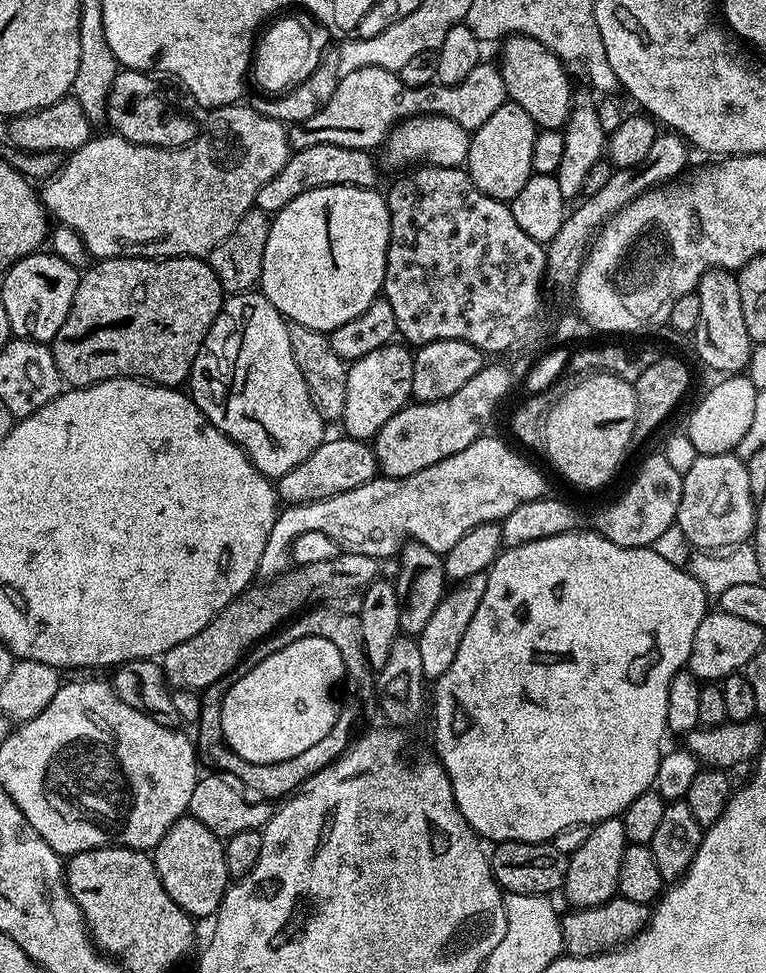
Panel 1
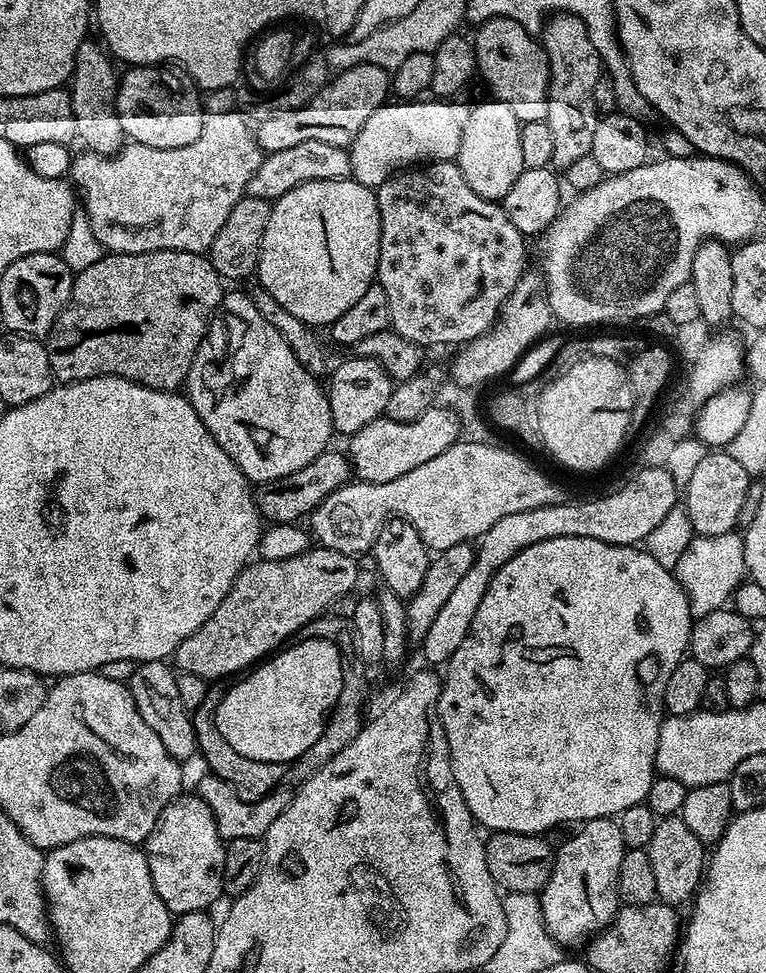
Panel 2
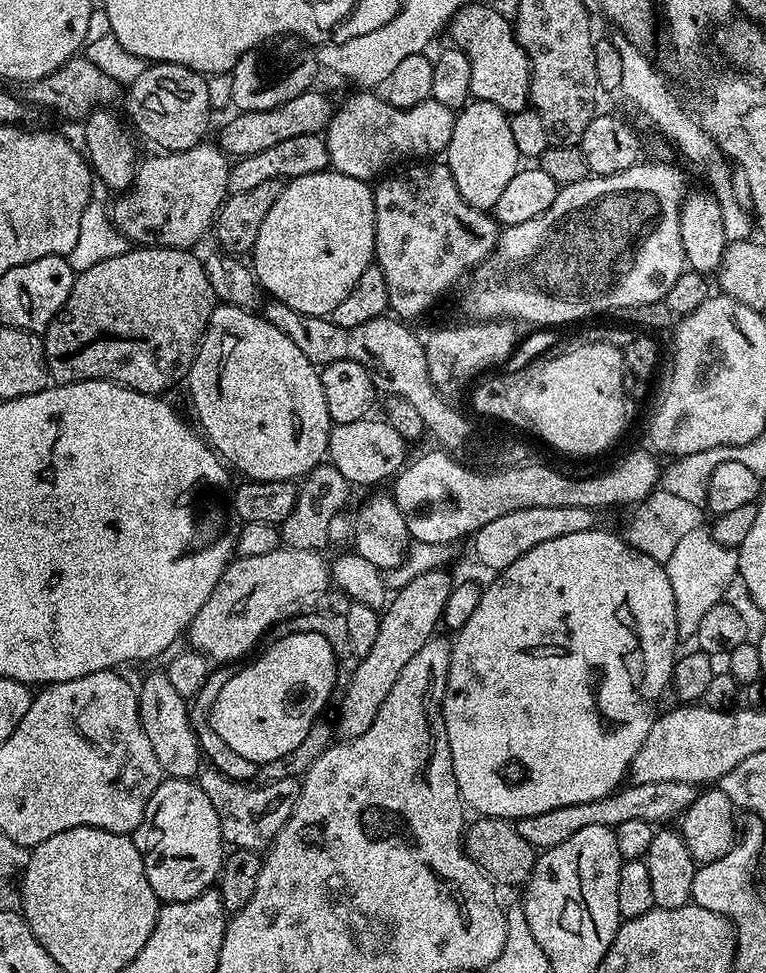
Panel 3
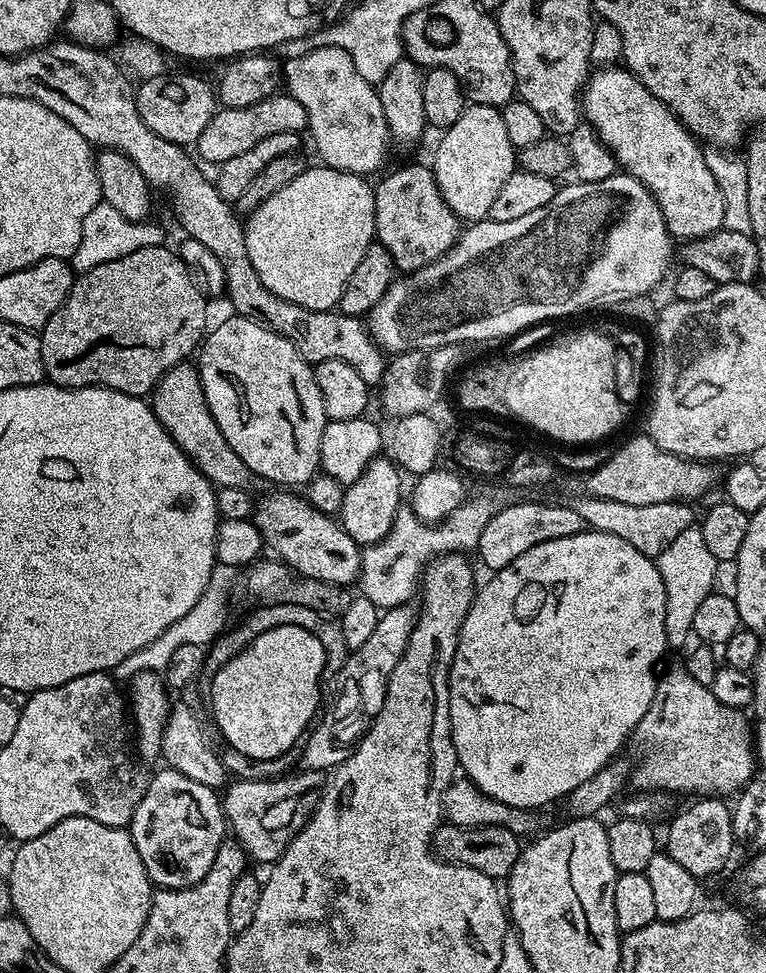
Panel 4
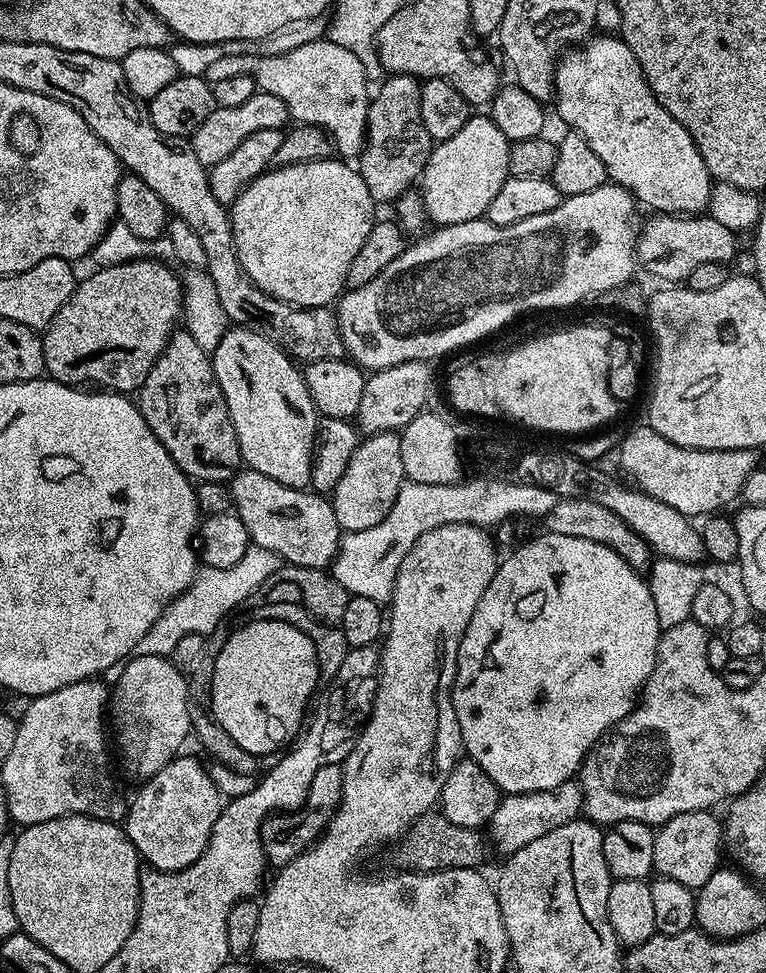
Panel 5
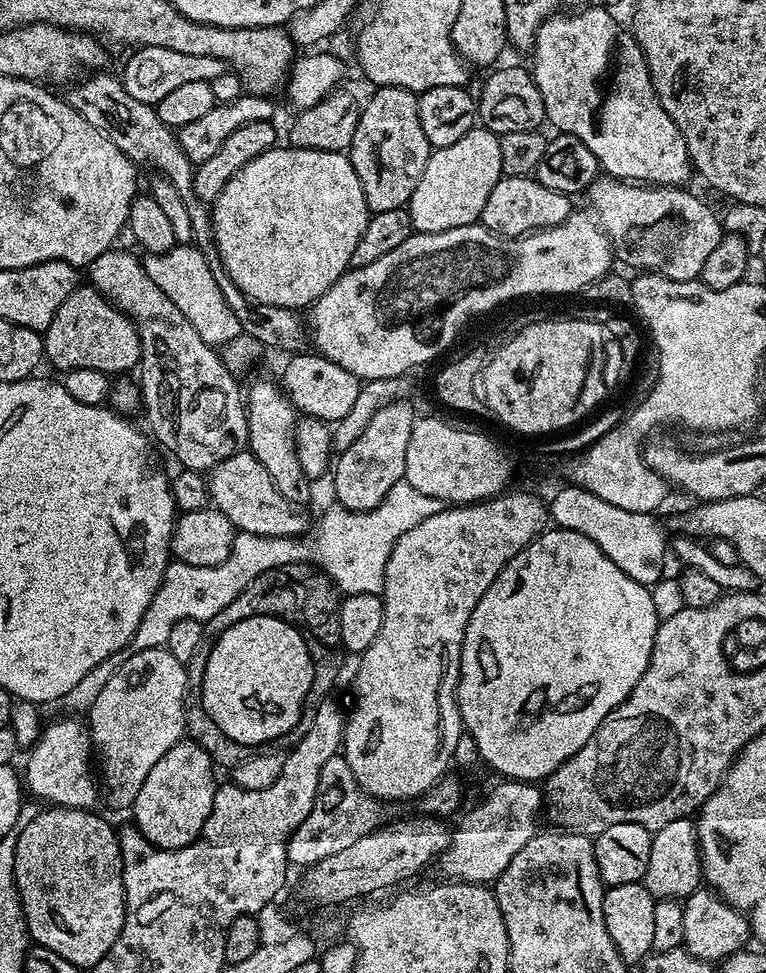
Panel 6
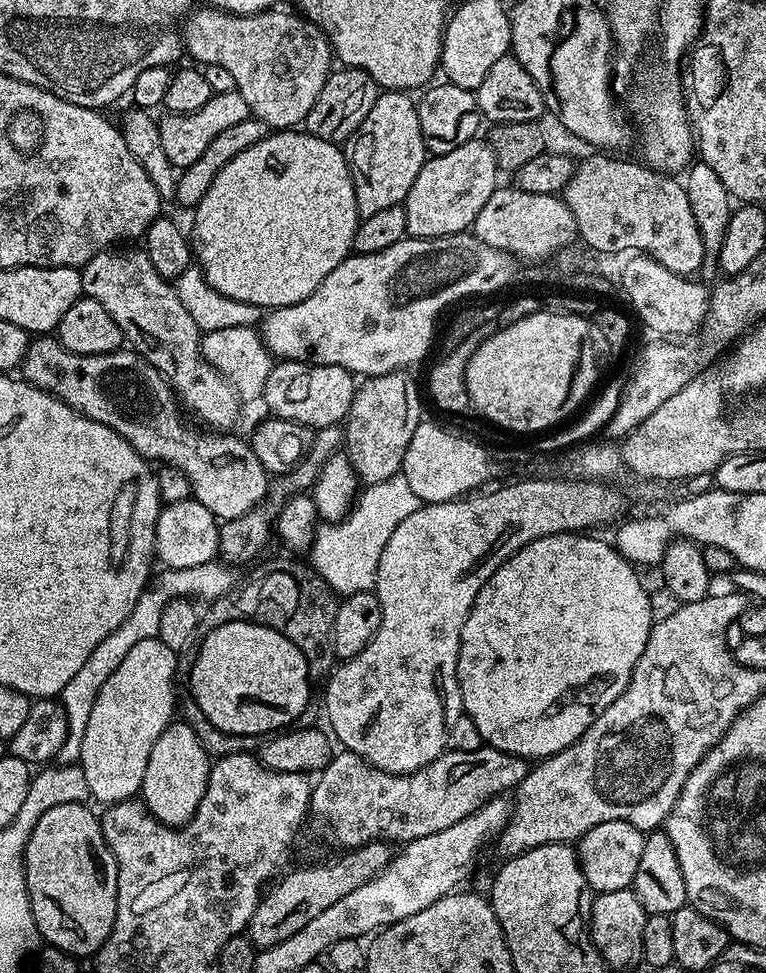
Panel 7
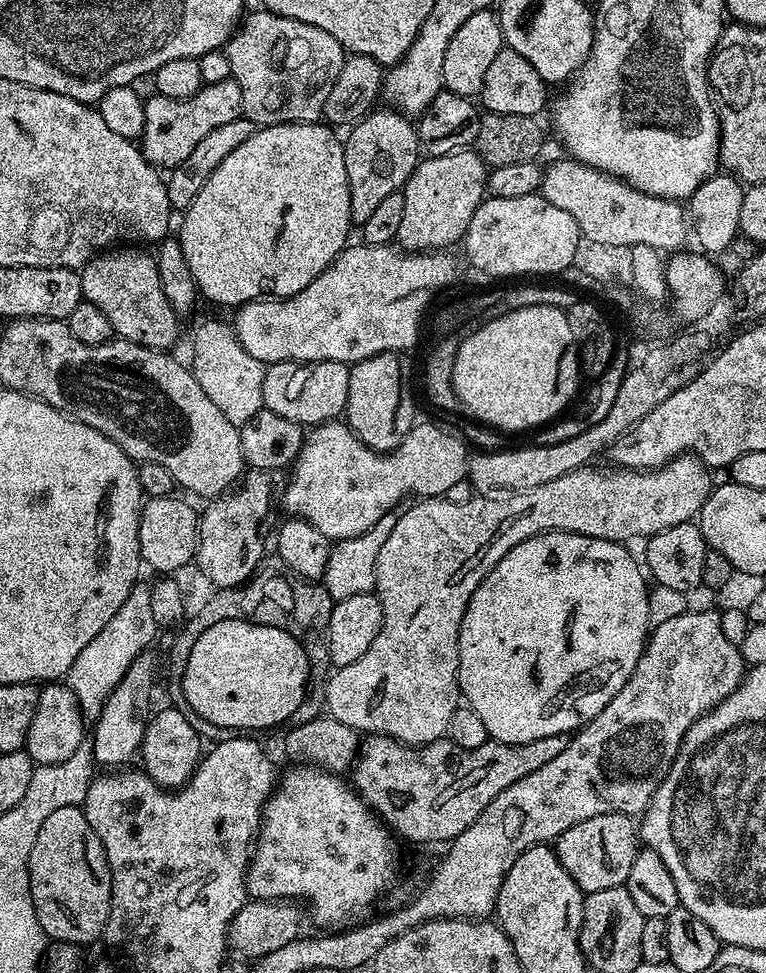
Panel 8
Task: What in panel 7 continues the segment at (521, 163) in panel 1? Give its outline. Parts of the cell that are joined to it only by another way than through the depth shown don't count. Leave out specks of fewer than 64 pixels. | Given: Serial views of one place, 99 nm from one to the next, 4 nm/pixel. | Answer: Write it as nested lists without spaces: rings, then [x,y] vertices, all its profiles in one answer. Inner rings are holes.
[[[480,138],[441,156],[429,155],[422,170],[418,170],[418,178],[414,178],[414,186],[410,186],[410,194],[404,199],[408,236],[421,240],[469,231],[490,194],[496,192],[496,175],[498,169],[492,147]]]

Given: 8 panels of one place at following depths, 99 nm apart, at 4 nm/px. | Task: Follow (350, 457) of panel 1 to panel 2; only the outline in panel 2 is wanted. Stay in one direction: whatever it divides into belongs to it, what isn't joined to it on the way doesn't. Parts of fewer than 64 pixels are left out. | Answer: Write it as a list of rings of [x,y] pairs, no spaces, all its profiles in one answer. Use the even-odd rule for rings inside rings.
[[[329,450],[318,454],[310,466],[302,466],[302,470],[294,470],[286,478],[271,480],[255,489],[256,508],[265,521],[274,524],[295,524],[303,521],[322,503],[327,496],[334,494],[342,485],[349,483],[353,475],[352,465],[343,451]]]

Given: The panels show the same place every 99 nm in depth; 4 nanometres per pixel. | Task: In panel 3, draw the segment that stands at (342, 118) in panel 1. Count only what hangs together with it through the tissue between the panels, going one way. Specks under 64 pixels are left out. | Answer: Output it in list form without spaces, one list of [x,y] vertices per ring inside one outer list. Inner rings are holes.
[[[309,90],[298,94],[298,98],[290,98],[290,102],[282,102],[282,106],[274,106],[274,110],[254,110],[253,112],[236,112],[233,120],[224,124],[220,132],[218,146],[229,158],[239,158],[250,154],[259,154],[278,142],[287,142],[290,138],[299,138],[302,134],[321,135],[327,129],[334,104],[331,104],[322,93]]]

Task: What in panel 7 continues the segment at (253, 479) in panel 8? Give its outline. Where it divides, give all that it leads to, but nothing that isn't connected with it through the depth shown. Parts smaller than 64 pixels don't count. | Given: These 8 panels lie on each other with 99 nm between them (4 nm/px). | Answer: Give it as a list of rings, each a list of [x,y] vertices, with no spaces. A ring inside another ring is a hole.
[[[331,424],[325,428],[315,429],[308,455],[299,464],[295,465],[294,471],[291,474],[288,474],[293,474],[293,476],[285,475],[283,478],[273,479],[268,490],[268,495],[265,496],[261,507],[251,508],[246,514],[242,514],[233,520],[223,521],[220,524],[219,555],[232,566],[244,564],[247,560],[254,559],[263,550],[268,539],[270,541],[273,539],[276,519],[282,510],[282,506],[288,501],[289,496],[293,495],[297,490],[311,489],[312,485],[316,483],[322,466],[326,466],[329,458],[337,455],[344,447],[344,430],[340,424]]]

